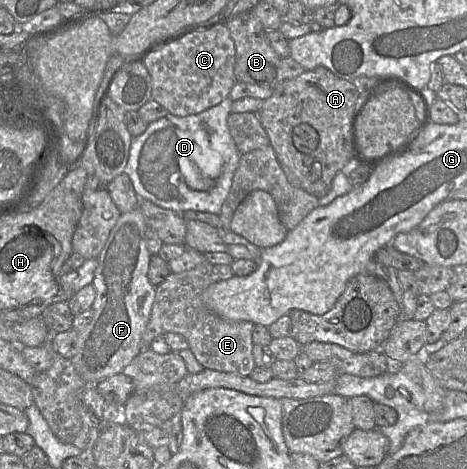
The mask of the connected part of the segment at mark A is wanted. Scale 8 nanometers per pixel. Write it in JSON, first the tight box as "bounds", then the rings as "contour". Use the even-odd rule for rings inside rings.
{"bounds":[257,66,359,198],"contour":[[[320,66],[284,80],[274,88],[272,96],[263,100],[263,105],[257,112],[258,117],[292,185],[321,198],[330,190],[335,175],[354,165],[351,160],[351,128],[358,108],[358,98],[359,91],[352,81],[340,78],[326,67]]]}

